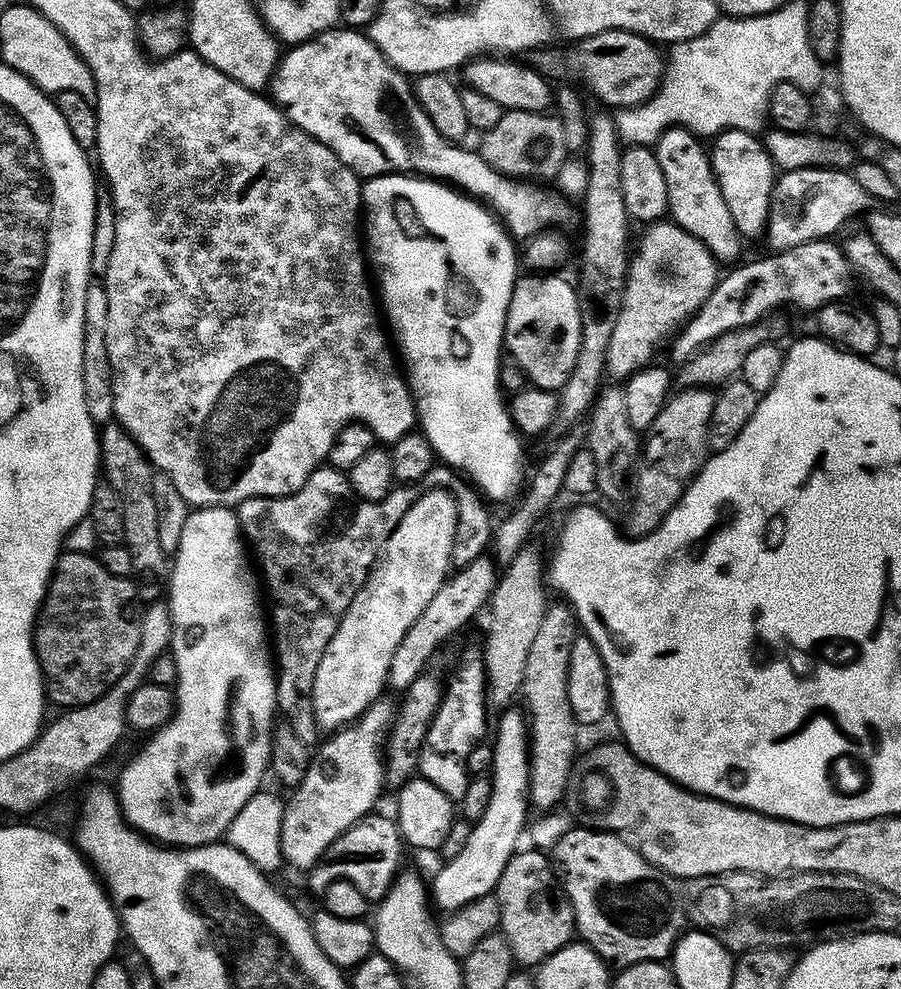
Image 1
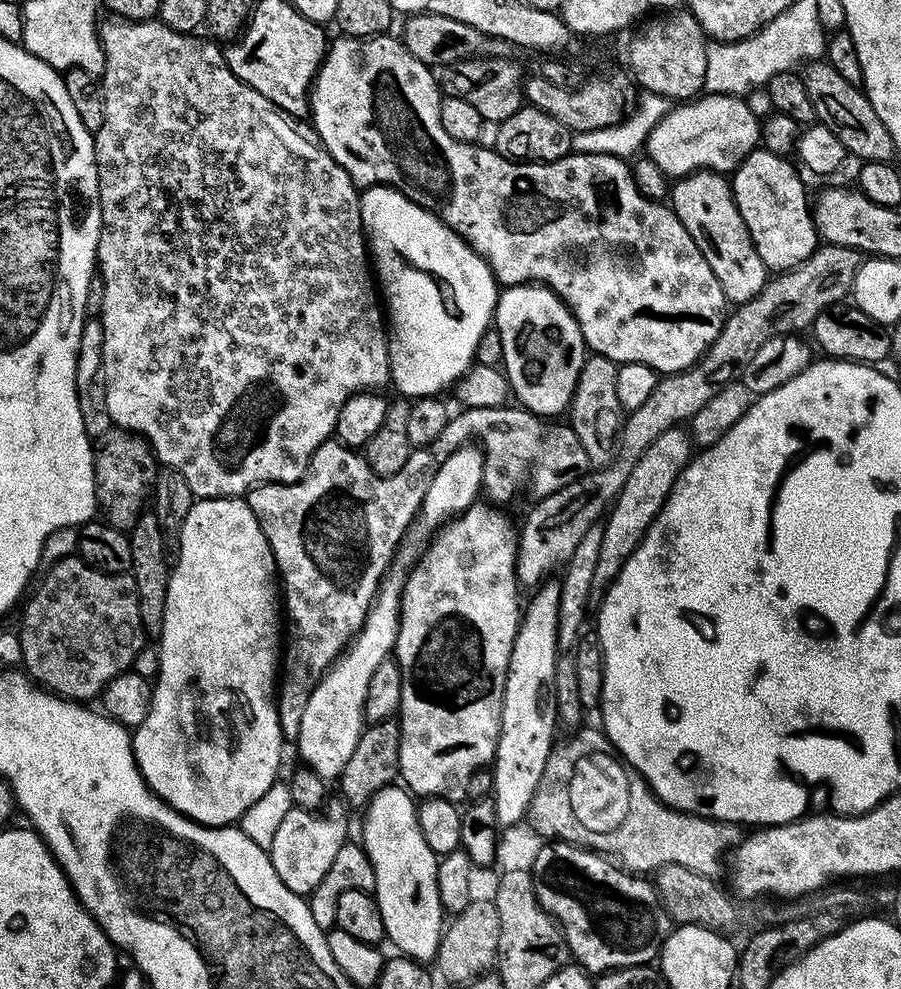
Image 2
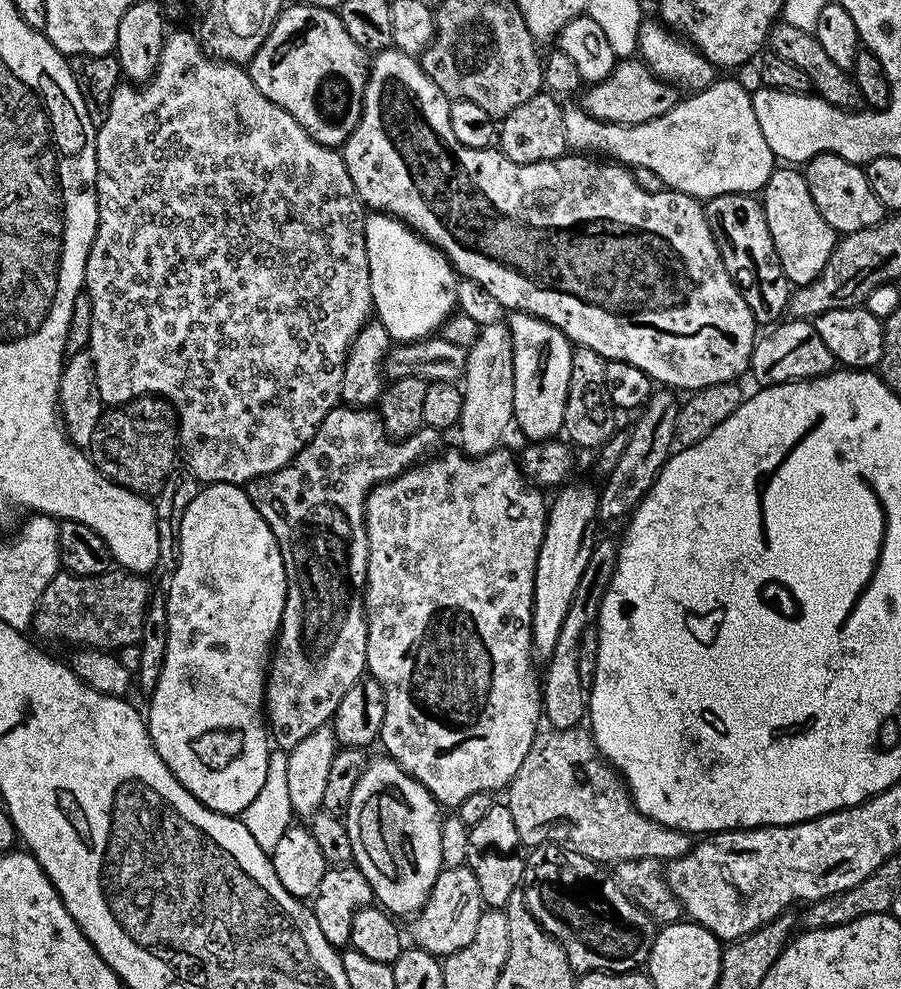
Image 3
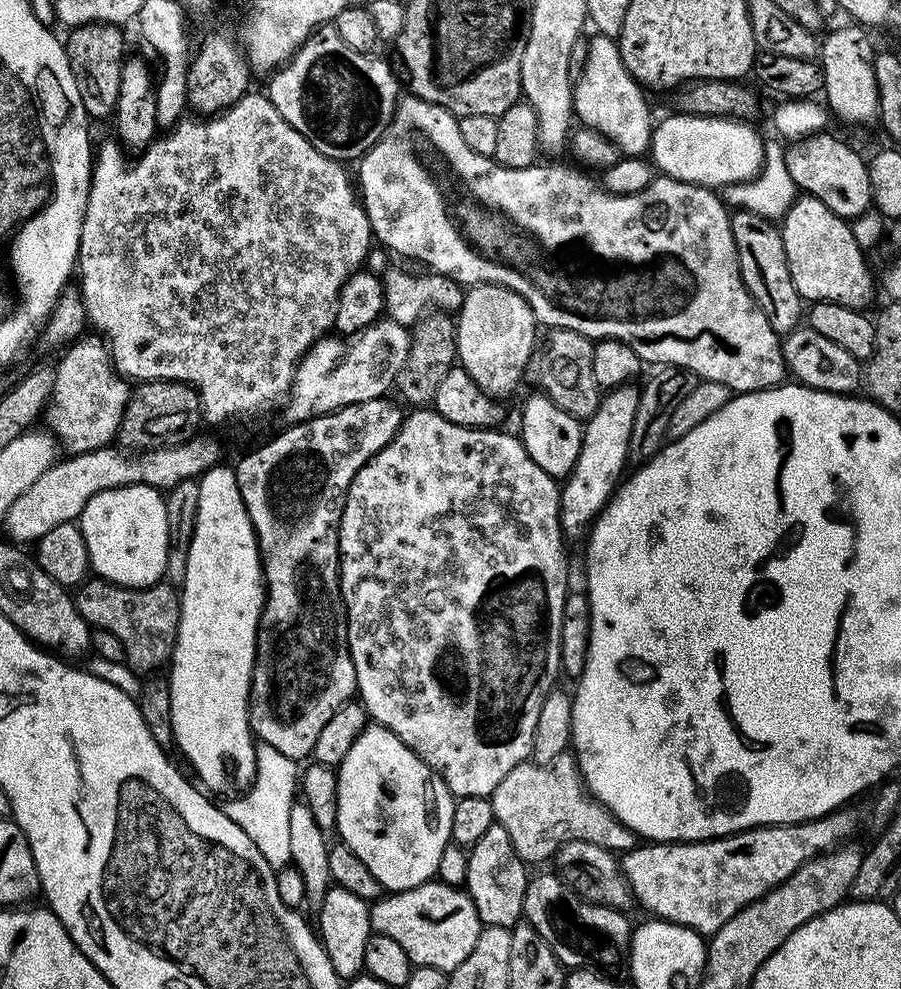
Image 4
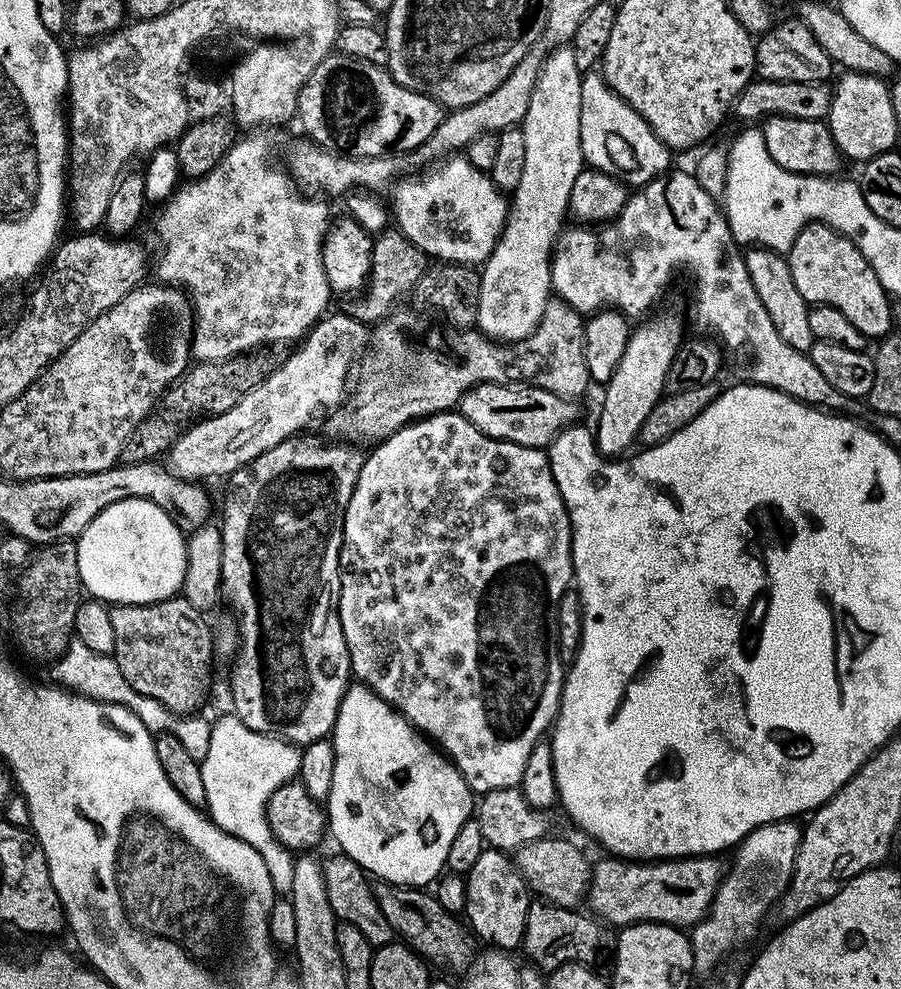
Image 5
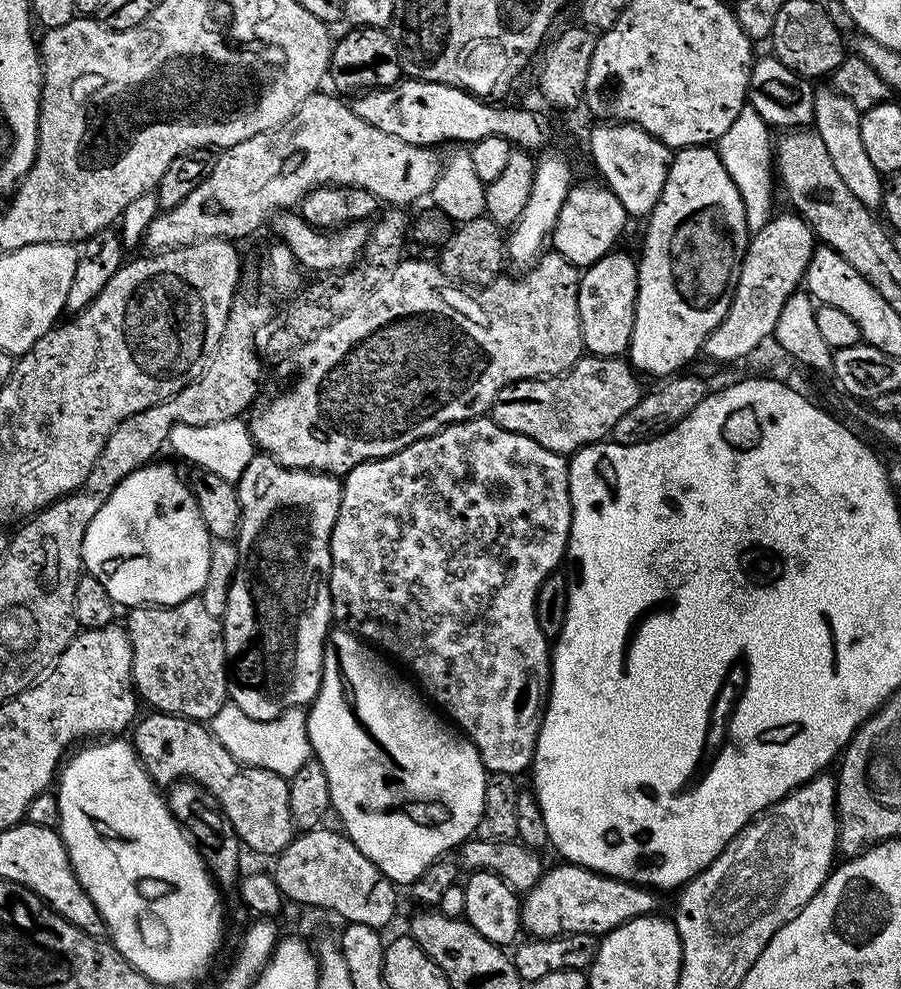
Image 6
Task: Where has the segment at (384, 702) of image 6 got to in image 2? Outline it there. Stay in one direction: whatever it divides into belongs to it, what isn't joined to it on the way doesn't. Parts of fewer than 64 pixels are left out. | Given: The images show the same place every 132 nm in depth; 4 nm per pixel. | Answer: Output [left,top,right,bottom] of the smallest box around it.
[362,786,446,962]

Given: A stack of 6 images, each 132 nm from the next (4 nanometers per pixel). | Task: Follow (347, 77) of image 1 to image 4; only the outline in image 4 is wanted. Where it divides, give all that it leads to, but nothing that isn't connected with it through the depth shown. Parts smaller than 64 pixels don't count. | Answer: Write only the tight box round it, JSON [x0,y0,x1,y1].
[358,94,786,393]

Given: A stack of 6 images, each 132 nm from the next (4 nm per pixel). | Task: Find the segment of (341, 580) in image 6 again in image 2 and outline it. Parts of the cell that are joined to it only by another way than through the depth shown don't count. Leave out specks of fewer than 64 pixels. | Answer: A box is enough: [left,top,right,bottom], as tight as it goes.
[394,502,522,802]

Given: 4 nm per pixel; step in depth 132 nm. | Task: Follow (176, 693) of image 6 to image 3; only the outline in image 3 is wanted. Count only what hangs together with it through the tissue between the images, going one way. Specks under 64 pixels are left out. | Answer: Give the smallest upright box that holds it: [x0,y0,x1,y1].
[31,570,150,650]

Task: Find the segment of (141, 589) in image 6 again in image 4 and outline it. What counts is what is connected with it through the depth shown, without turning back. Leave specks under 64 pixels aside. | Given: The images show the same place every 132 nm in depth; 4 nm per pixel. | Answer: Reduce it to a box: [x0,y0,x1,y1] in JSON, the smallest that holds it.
[78,484,168,588]

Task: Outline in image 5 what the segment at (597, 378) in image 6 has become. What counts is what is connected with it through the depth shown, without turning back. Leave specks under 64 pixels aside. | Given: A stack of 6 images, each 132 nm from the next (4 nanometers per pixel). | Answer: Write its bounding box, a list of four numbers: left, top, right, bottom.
[458,384,577,449]

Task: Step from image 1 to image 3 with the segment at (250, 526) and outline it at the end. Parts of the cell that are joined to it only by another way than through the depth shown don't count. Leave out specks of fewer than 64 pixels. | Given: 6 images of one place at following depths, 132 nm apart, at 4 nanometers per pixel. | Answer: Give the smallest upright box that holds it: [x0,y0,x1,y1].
[246,406,425,750]

